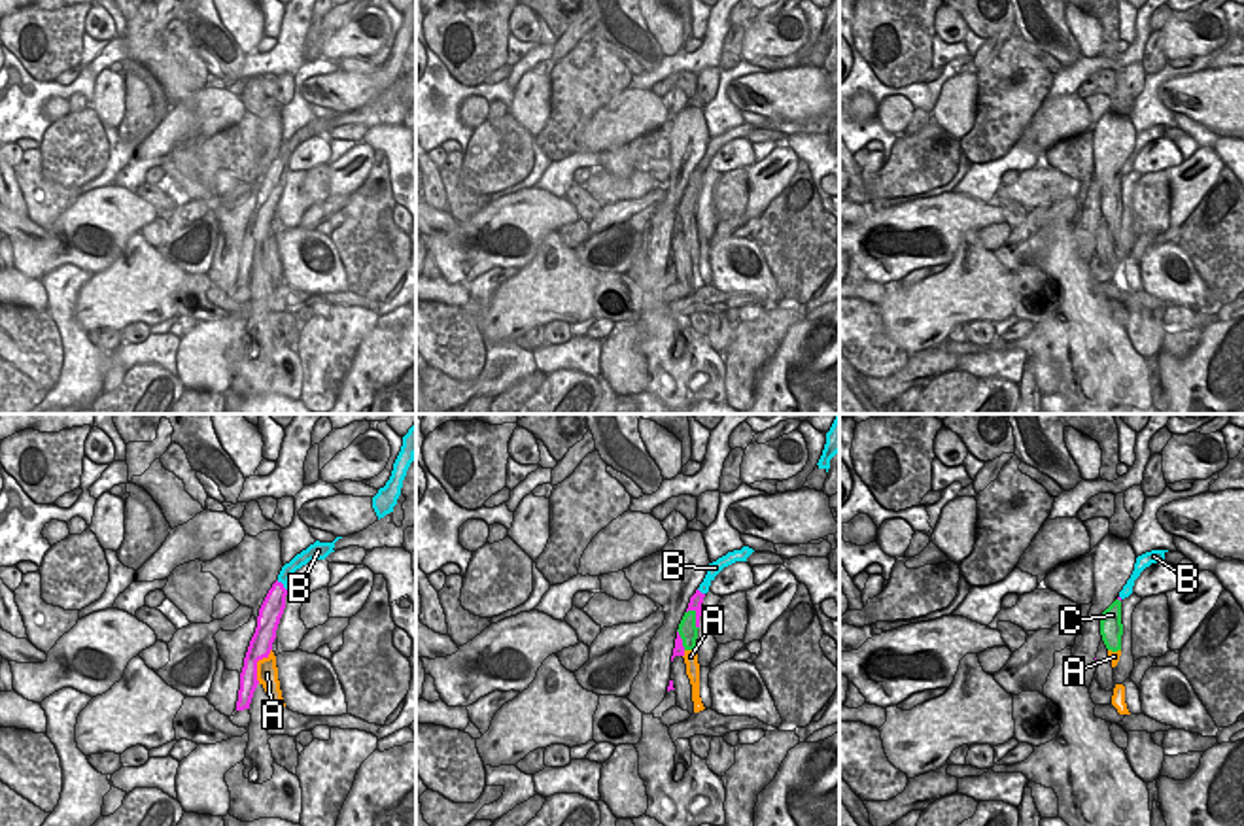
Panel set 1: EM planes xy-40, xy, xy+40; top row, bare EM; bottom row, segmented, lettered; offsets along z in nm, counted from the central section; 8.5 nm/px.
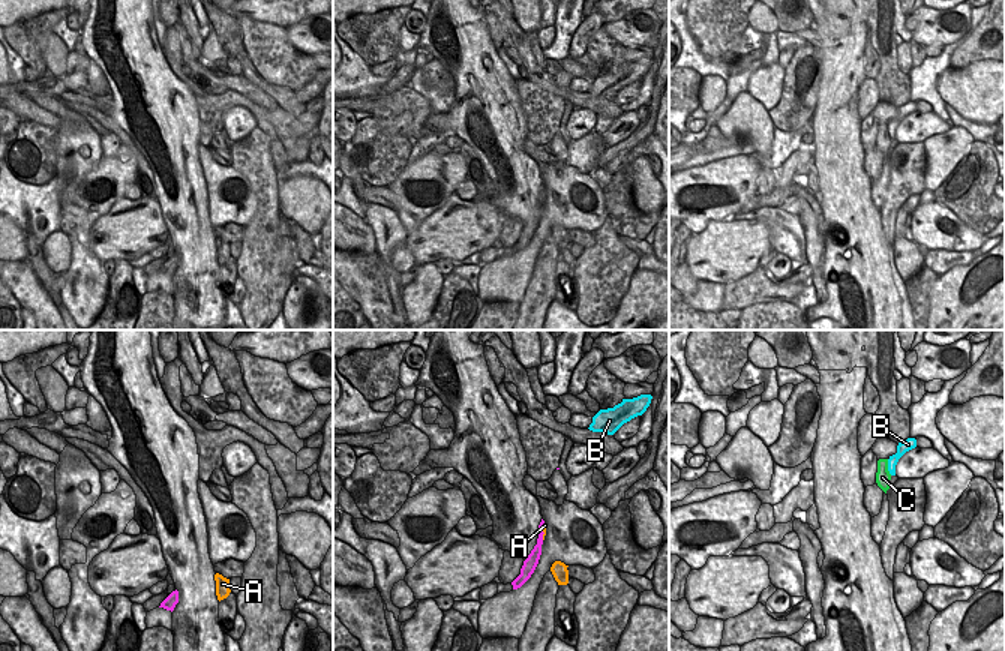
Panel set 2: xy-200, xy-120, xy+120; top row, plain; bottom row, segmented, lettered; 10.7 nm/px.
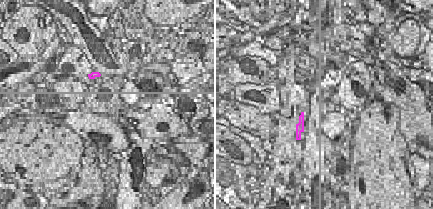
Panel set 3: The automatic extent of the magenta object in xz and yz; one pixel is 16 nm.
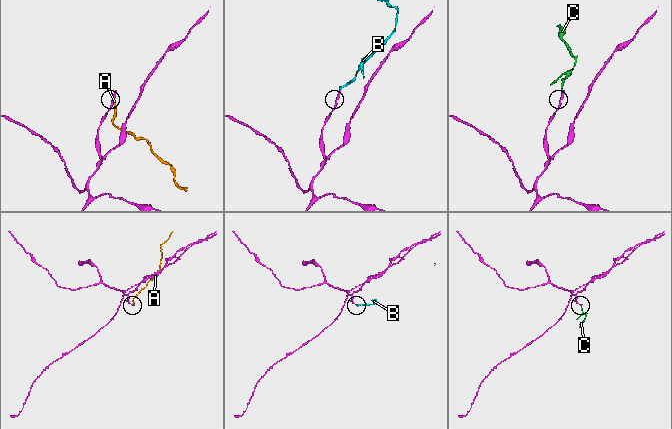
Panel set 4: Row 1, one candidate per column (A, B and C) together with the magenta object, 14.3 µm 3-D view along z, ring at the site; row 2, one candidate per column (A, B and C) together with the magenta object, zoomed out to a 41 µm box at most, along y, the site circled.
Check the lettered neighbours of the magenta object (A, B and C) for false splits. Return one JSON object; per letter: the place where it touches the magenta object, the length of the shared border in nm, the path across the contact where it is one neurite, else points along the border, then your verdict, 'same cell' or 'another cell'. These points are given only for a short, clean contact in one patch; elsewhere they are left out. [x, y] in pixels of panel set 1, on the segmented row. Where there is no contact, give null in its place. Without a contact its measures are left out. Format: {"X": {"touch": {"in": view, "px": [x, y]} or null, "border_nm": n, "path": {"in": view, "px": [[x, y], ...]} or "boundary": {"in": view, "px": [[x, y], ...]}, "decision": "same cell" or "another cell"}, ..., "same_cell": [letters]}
{"A": {"touch": {"in": "xy-40", "px": [256, 666]}, "border_nm": 320, "boundary": {"in": "xy-40", "px": [[271, 649], [258, 662], [258, 683]]}, "decision": "another cell"}, "B": {"touch": {"in": "xy-40", "px": [282, 585]}, "border_nm": 130, "decision": "same cell"}, "C": {"touch": {"in": "xy", "px": [696, 619]}, "border_nm": 190, "decision": "another cell"}, "same_cell": ["B"]}

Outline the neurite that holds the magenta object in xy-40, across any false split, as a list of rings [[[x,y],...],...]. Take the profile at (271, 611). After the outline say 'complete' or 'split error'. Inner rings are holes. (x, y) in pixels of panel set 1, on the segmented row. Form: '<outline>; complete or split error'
[[[337,537],[333,542],[316,541],[314,544],[310,544],[306,550],[297,554],[289,563],[282,567],[278,580],[272,584],[272,588],[268,590],[259,609],[257,628],[250,641],[250,646],[244,658],[244,667],[240,673],[236,711],[250,709],[253,692],[259,684],[257,662],[263,658],[268,658],[272,650],[276,629],[285,609],[285,595],[289,594],[287,592],[289,578],[293,576],[297,569],[301,569],[308,561],[325,559],[331,552],[335,552],[333,548],[338,539],[342,537]]]; split error

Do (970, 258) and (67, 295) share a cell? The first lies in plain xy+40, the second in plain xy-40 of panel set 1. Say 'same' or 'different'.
different

